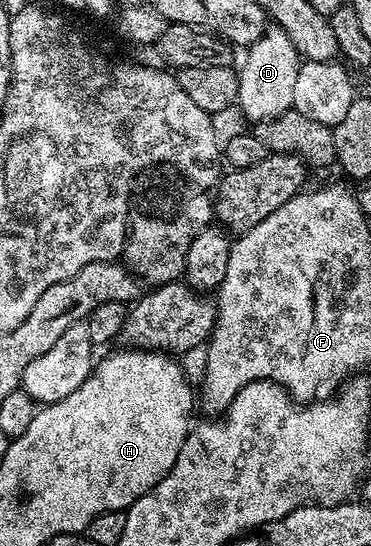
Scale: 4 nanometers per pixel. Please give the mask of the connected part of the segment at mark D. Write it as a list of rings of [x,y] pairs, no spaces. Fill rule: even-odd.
[[[269,25],[262,37],[247,47],[245,54],[248,55],[244,63],[238,66],[240,83],[236,100],[238,110],[249,118],[249,123],[265,122],[292,109],[294,83],[298,80],[302,59],[294,44],[290,44],[286,32],[278,25]]]

